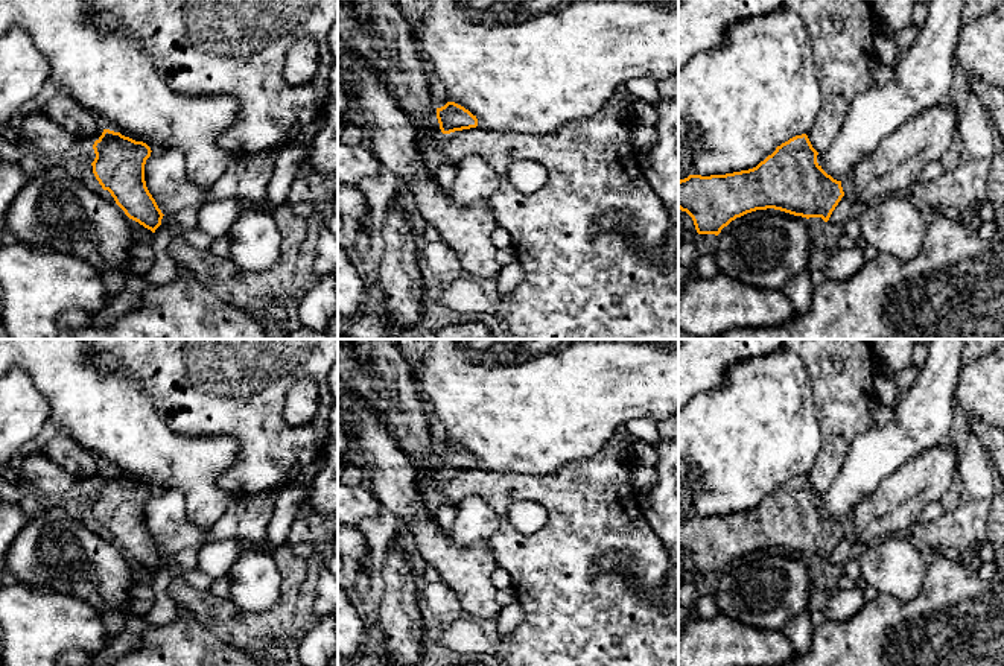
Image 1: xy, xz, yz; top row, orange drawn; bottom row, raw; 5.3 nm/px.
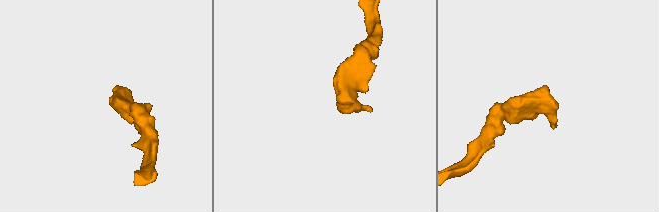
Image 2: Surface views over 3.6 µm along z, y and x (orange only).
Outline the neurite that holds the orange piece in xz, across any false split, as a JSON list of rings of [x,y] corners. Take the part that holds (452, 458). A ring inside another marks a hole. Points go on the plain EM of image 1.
[[[447,442],[444,447],[437,449],[437,459],[443,474],[478,467],[476,456],[455,442]]]

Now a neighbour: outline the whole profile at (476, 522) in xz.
[[[481,496],[464,497],[456,503],[456,520],[449,529],[458,546],[472,546],[488,541],[499,529],[500,519],[494,508]]]

